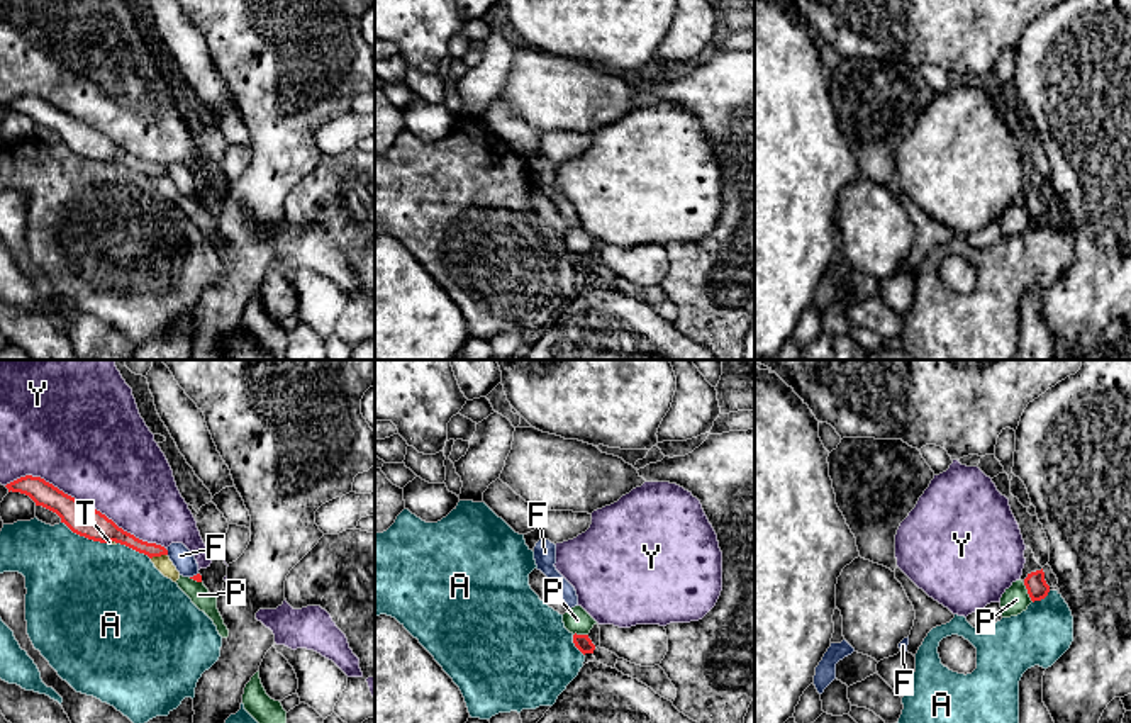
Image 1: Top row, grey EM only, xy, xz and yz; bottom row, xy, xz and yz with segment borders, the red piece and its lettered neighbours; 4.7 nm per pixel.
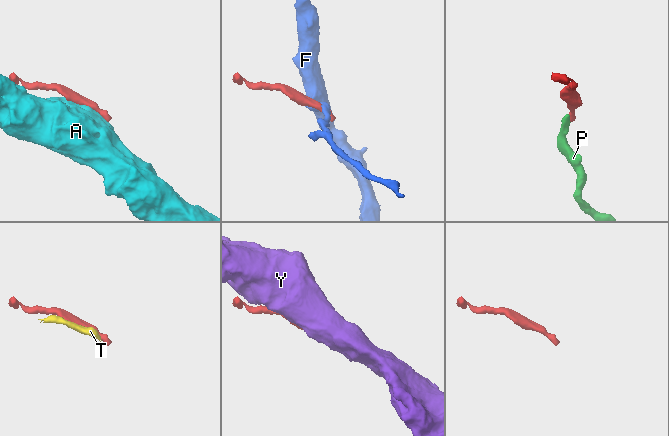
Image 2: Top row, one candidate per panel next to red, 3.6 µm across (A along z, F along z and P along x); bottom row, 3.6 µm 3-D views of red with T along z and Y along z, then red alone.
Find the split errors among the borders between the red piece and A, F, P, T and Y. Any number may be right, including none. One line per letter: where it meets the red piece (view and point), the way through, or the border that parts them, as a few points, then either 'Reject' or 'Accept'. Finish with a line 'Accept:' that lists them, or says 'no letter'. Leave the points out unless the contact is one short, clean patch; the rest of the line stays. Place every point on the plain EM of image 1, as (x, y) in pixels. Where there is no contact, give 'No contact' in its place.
A: Touches red at xy (85, 156). Reject
F: Touches red at xy (167, 172). Boundary: xy (165, 168), (168, 173). Reject
P: Touches red at yz (1028, 212). Boundary: yz (1023, 202), (1033, 221). Reject
T: Touches red at xy (158, 175). Reject
Y: Touches red at xy (85, 124). Reject
Accept: no letter

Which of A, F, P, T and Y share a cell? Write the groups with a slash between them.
A / F / P T / Y

